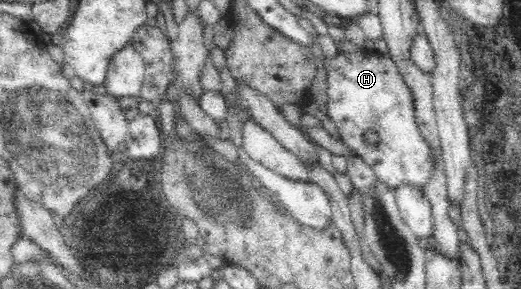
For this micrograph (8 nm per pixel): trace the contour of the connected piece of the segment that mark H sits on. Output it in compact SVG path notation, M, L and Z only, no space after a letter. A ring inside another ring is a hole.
M361 48L354 52L337 51L330 60L322 60L324 74L326 74L326 112L336 126L344 145L351 148L354 154L366 162L382 182L392 188L408 183L421 188L425 185L430 170L432 170L431 156L428 145L421 137L414 112L414 101L410 88L398 74L398 69L386 54L368 52ZM368 134L375 134L376 144L368 145Z

